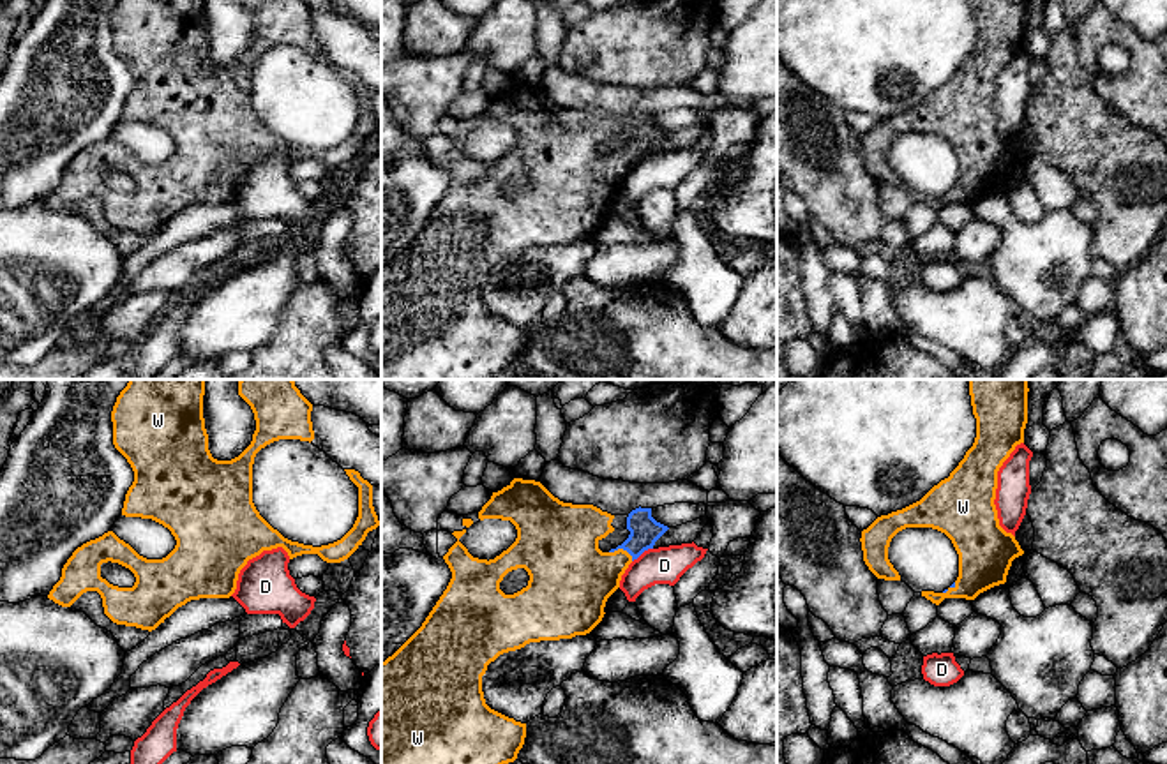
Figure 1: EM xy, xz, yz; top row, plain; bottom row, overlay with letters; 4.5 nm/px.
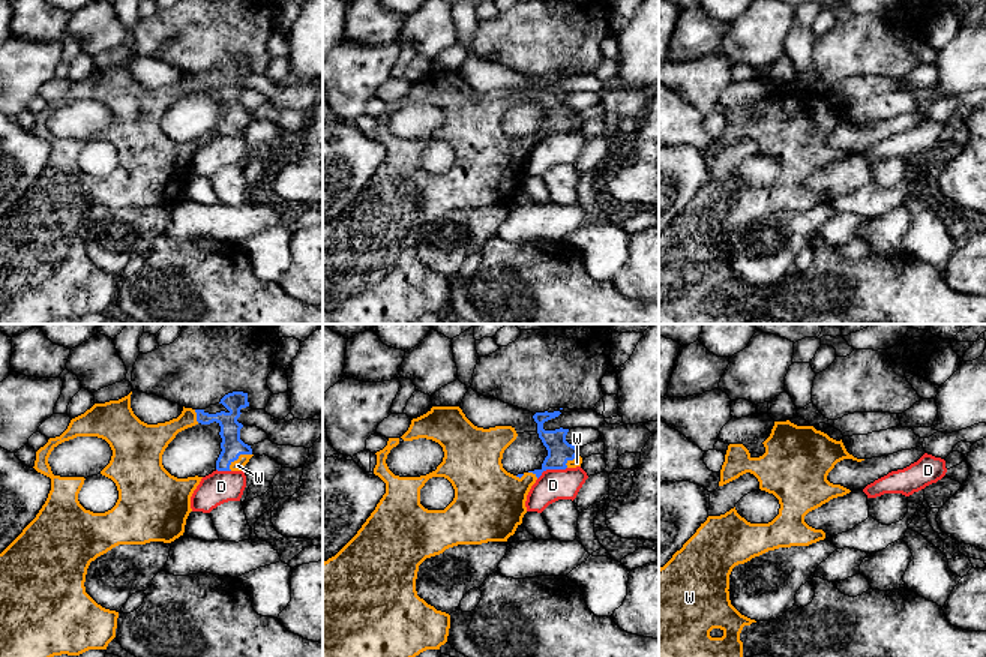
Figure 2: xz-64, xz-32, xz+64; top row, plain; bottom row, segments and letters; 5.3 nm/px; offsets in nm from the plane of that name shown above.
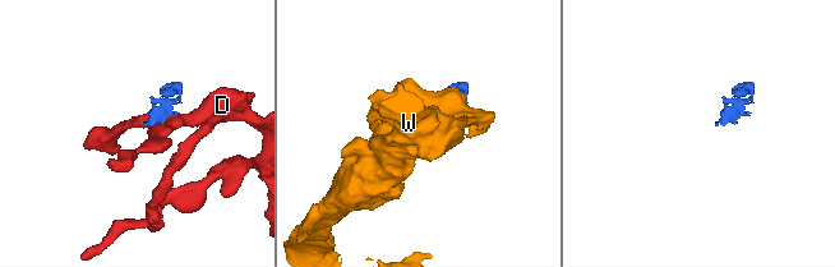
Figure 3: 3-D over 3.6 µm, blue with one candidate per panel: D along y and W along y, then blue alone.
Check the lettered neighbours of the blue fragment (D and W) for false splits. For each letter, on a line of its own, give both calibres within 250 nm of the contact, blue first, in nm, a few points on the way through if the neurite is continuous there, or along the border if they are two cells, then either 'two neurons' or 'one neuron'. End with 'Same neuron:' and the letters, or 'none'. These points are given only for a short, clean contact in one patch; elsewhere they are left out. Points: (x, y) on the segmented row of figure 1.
D: calibres 140 and 170 nm; border xz (652, 547), (645, 549), (632, 561); two neurons
W: calibres 140 and 340 nm; one neuron
Same neuron: W

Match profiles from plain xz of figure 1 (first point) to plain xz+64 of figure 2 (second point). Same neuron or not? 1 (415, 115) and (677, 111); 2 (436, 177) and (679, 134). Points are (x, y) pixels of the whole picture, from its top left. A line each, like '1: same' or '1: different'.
1: different
2: different

